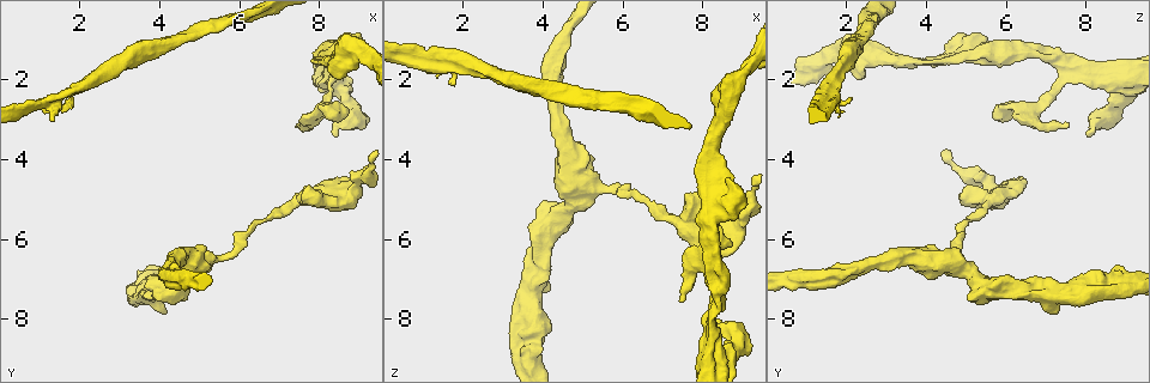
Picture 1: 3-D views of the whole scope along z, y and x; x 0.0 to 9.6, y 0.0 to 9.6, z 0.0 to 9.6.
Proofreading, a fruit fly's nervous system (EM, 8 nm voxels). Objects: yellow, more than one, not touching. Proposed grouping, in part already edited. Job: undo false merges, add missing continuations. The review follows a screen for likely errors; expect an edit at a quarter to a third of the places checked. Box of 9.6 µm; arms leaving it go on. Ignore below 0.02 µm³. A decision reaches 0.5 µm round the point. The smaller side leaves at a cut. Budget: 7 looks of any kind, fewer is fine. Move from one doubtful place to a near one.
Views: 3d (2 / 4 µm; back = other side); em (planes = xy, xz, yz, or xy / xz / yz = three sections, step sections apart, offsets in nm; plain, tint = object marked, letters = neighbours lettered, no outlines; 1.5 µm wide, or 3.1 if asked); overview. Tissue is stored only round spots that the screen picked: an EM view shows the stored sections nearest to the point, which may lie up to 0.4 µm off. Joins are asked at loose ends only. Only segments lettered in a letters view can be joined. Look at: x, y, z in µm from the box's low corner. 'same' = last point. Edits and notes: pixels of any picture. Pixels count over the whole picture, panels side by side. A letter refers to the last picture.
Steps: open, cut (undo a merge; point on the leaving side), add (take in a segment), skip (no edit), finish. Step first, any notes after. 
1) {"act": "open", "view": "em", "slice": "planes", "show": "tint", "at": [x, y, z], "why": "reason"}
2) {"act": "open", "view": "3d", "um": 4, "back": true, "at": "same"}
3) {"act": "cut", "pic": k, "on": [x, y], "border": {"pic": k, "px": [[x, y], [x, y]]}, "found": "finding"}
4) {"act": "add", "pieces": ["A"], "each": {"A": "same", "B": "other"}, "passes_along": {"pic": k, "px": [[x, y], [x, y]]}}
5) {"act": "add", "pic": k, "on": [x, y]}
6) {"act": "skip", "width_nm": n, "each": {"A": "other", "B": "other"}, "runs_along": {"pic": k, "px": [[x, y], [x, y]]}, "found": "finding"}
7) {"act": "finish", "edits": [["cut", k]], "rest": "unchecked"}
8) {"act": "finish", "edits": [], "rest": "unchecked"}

{"act": "open", "view": "em", "slice": "planes", "show": "letters", "at": [7.45, 3.20, 7.60], "why": "free end"}

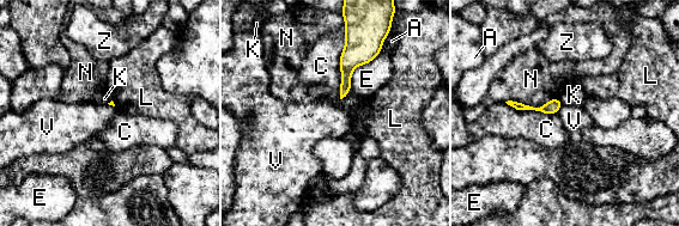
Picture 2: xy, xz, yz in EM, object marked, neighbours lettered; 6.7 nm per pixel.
{"act": "skip", "each": {"A": "other", "C": "other", "E": "other", "K": "other", "L": "other", "N": "other", "V": "other", "Z": "other"}, "found": "no lettered segment goes on from it"}

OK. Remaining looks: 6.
{"act": "open", "view": "em", "slice": "planes", "show": "letters", "at": [6.70, 5.55, 5.10], "why": "a narrow waist"}

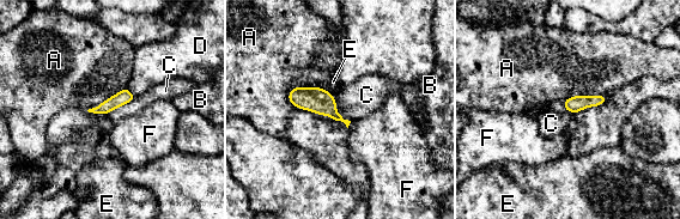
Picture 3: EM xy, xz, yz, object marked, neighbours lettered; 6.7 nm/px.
{"act": "skip", "each": {"A": "other", "B": "other", "C": "other", "D": "other", "E": "other", "F": "other"}, "border": {"pic": 3, "px": [[135, 97], [105, 115]]}, "found": "continuous, no second cell"}

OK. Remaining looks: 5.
{"act": "open", "view": "em", "slice": "planes", "show": "plain", "at": [1.80, 2.50, 2.05]}

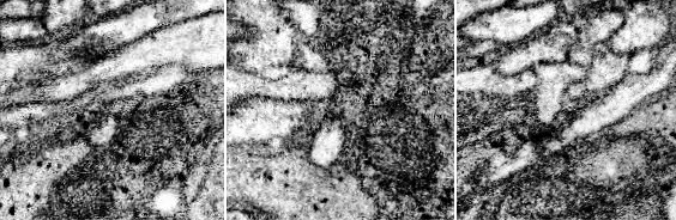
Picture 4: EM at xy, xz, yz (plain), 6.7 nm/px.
{"act": "open", "view": "em", "slice": "planes", "show": "letters", "at": "same", "why": "what lies round it"}

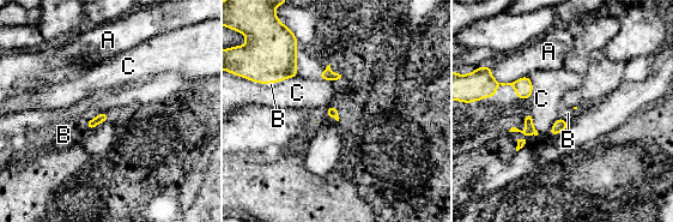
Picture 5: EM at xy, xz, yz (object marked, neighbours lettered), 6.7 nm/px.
{"act": "skip", "longest_contact_nm": ["A", 240], "each": {"A": "other", "B": "other", "C": "other"}, "border": {"pic": 5, "px": [[105, 110], [89, 119], [88, 128]]}, "found": "none of them fits"}

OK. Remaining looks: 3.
{"act": "finish", "edits": [], "rest": "unchecked"}

